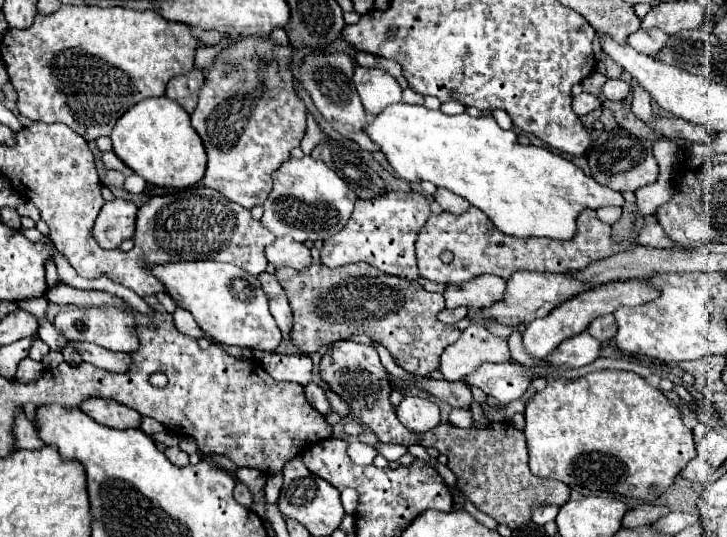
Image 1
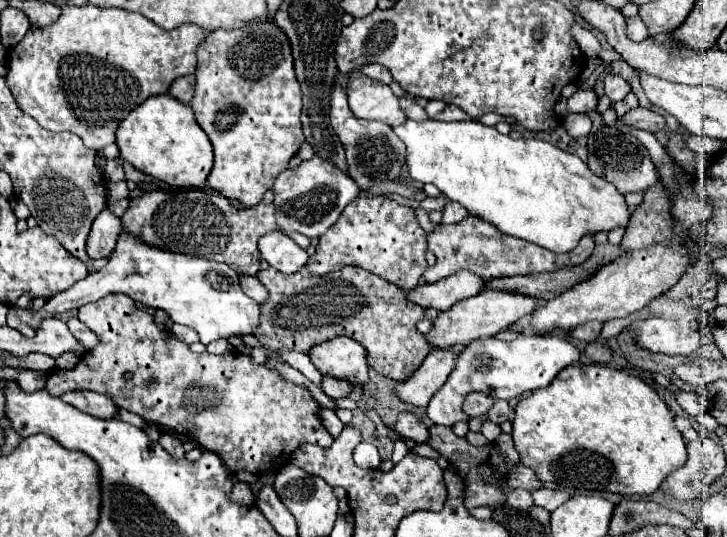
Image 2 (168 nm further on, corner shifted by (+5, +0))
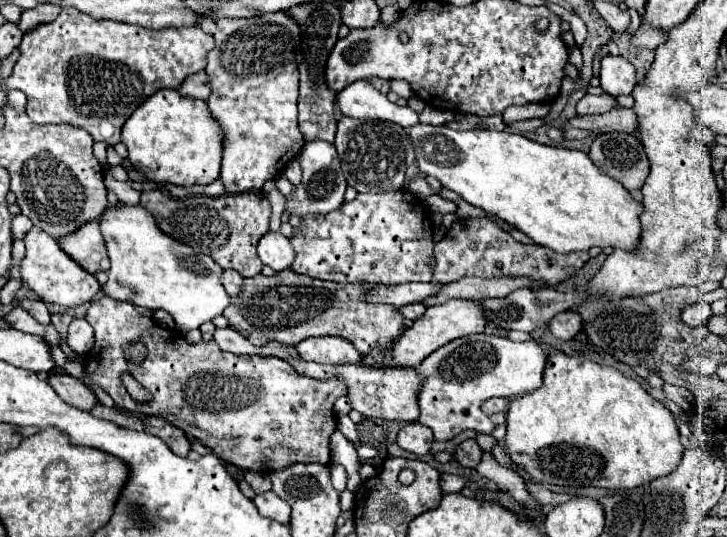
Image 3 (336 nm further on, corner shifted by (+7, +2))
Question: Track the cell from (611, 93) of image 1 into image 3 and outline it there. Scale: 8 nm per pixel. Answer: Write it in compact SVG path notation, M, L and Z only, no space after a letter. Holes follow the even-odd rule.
M606 55L600 63L600 87L612 97L630 95L636 85L636 73L630 61Z

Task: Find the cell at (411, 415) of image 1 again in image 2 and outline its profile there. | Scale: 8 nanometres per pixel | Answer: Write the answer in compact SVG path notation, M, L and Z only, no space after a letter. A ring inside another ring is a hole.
M402 413L398 423L396 423L396 431L404 437L404 439L412 439L416 443L426 443L430 433L428 427L412 413Z

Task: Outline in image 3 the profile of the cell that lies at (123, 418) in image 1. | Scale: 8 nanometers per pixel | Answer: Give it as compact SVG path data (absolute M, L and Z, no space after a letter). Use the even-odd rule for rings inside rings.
M58 373L58 375L50 375L48 383L58 393L58 397L62 401L66 401L68 405L74 405L82 411L92 411L98 405L94 391L76 377L70 377L66 373Z

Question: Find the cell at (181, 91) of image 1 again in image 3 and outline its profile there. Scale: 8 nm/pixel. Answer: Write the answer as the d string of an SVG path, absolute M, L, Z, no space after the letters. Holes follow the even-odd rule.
M200 71L196 75L190 75L184 79L184 83L178 89L184 97L192 97L192 99L206 99L210 95L210 87L206 81L206 73Z

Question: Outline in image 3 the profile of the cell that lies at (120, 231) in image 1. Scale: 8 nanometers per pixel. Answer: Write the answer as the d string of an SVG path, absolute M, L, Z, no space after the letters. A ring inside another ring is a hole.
M98 219L82 225L70 237L64 237L58 243L62 245L62 249L66 249L66 253L70 253L70 257L74 257L74 261L78 261L84 269L90 269L90 273L108 271L110 261Z

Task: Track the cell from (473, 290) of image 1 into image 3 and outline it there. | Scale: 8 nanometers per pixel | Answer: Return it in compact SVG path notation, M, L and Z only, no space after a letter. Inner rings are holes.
M402 283L394 287L374 285L368 293L368 301L390 303L394 307L404 307L412 303L424 303L428 297L436 295L442 289L442 283Z

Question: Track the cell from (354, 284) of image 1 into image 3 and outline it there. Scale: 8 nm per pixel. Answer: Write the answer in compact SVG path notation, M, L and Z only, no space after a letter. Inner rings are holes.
M284 269L272 277L258 273L246 279L236 303L222 315L232 329L242 333L256 347L272 341L296 347L308 337L338 335L354 343L362 355L370 355L376 347L390 351L394 341L406 331L404 315L394 305L366 301L366 293L364 283L322 281Z

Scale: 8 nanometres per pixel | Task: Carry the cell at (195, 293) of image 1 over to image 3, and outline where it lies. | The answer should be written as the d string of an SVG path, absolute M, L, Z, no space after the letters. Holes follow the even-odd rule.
M140 205L106 209L100 217L100 229L110 257L108 283L102 287L104 295L152 311L164 309L172 315L182 333L198 329L232 305L232 297L222 285L224 269L212 257L194 253L188 245L162 235L154 225L154 217Z

